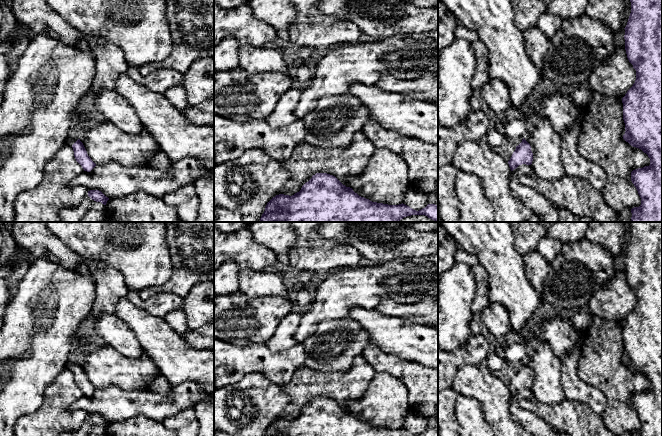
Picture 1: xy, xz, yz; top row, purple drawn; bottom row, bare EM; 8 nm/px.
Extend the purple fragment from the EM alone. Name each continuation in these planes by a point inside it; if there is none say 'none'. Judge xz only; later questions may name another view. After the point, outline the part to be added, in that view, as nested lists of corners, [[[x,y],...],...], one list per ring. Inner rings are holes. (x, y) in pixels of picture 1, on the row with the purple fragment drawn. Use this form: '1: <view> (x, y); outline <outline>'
none

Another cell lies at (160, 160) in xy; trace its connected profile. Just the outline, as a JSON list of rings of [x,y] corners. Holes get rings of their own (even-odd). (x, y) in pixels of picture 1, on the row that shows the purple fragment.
[[[159,149],[159,151],[153,156],[153,158],[148,160],[143,165],[162,170],[168,170],[170,168],[171,162],[168,156],[161,149]]]

